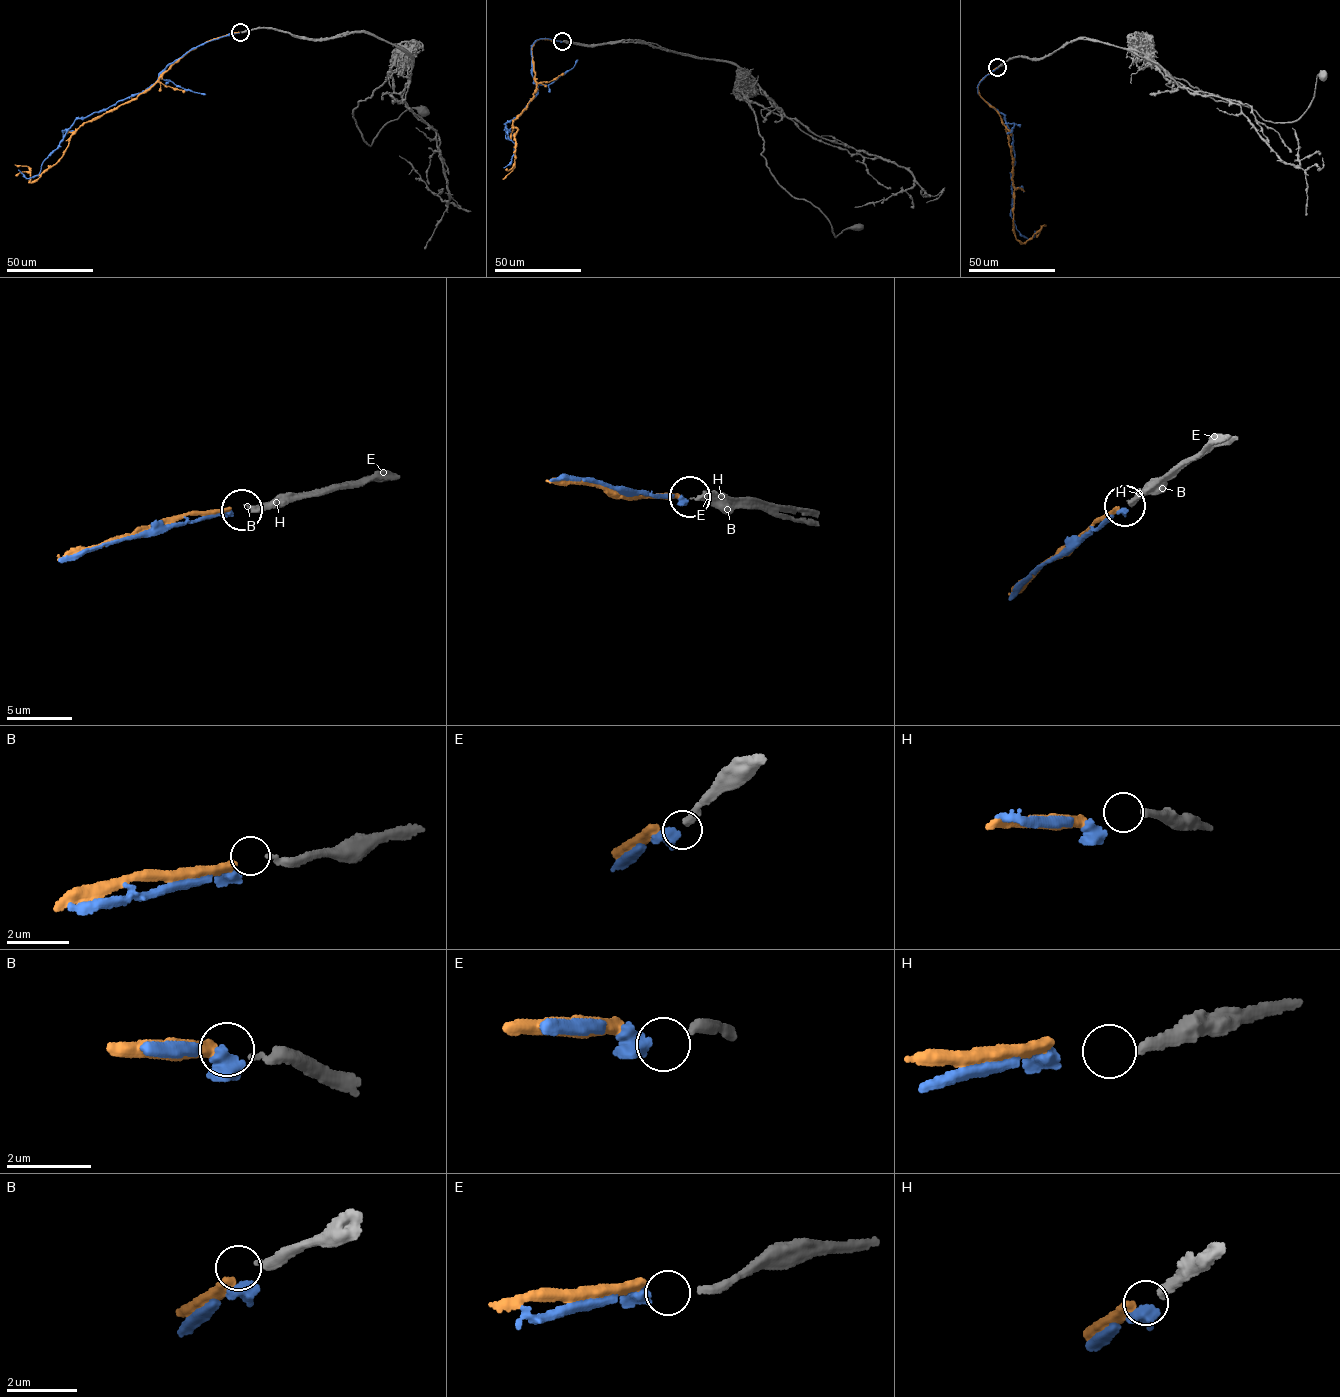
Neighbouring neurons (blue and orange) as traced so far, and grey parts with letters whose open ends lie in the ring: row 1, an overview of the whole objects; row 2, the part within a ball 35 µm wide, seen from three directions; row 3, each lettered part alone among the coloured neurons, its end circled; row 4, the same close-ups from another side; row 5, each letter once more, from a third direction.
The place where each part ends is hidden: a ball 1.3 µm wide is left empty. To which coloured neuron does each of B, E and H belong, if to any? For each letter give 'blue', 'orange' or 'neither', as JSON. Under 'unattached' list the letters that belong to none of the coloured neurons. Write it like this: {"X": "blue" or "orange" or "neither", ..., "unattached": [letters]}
{"B": "orange", "E": "blue", "H": "neither", "unattached": ["H"]}

